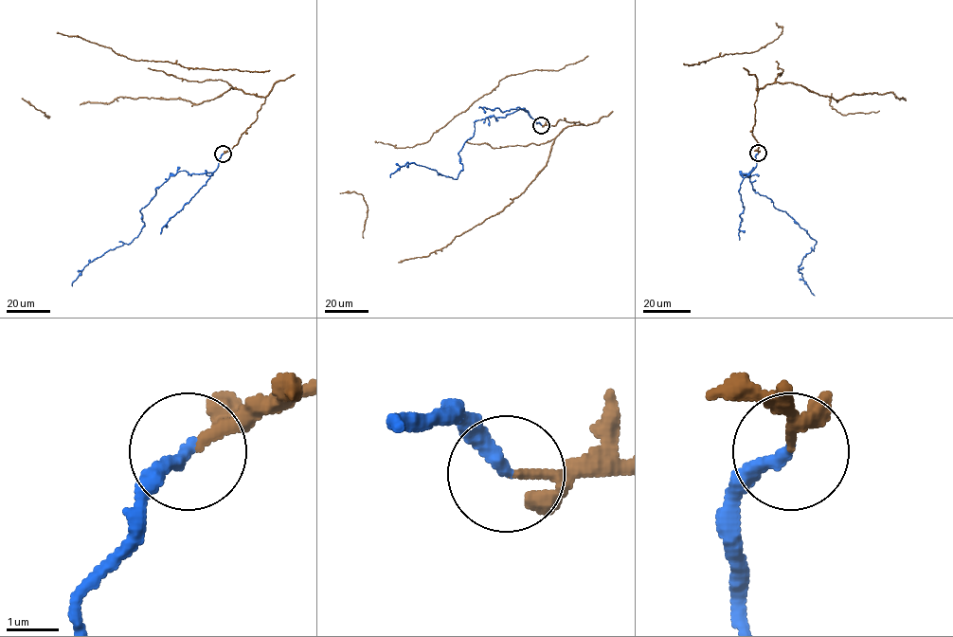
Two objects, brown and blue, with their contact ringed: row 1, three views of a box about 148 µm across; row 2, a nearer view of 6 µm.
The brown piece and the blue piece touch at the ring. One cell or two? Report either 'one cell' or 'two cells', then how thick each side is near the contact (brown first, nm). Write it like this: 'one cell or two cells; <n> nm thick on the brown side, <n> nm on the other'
one cell; 180 nm thick on the brown side, 280 nm on the other

